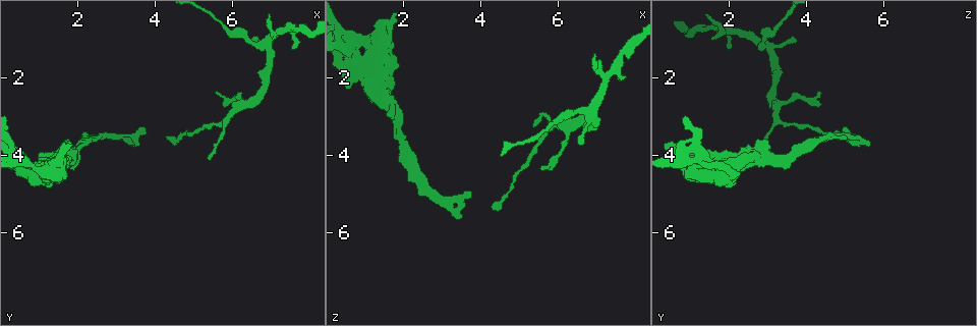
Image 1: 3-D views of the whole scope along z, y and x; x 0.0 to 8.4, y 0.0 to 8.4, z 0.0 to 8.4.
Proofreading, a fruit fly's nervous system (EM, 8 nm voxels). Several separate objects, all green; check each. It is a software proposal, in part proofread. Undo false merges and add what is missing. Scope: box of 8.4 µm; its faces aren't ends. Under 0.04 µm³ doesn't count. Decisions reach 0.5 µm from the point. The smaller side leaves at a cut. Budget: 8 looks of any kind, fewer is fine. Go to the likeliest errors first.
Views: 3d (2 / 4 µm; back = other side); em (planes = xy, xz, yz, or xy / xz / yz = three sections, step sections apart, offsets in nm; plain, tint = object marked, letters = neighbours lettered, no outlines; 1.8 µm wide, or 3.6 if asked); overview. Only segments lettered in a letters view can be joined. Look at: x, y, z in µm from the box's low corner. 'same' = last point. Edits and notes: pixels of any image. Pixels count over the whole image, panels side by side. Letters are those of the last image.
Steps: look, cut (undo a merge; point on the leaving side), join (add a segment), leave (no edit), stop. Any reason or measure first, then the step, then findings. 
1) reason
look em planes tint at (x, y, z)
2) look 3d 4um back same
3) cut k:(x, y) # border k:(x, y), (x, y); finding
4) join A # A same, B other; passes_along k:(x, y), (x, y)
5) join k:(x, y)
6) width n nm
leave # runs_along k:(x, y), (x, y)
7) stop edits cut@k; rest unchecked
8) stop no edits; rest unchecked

branch stops here
look em yz step 16 tint at (0.85, 4.70, 1.90)

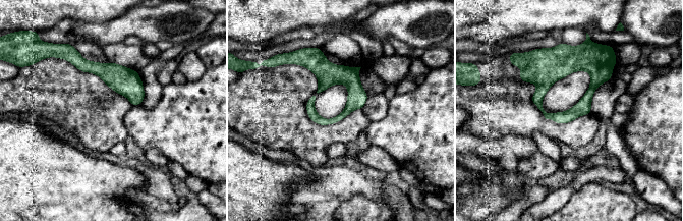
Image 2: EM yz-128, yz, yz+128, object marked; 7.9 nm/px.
look em planes tint same

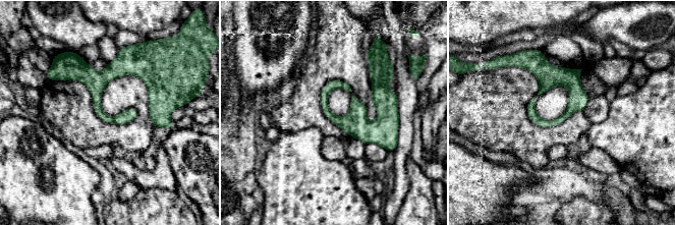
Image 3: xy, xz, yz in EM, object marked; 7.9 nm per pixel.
see the neighbours
look em planes letters same

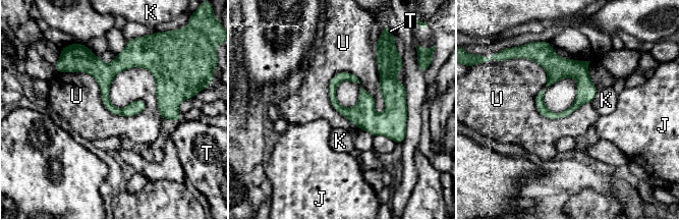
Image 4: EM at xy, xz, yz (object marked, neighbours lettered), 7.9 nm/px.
leave # J other, K other, T other, U other; runs_along 4:(66, 69), (147, 61), (175, 101); none of them fits

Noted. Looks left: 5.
an open end
look 3d 2um at (3.55, 3.80, 5.45)

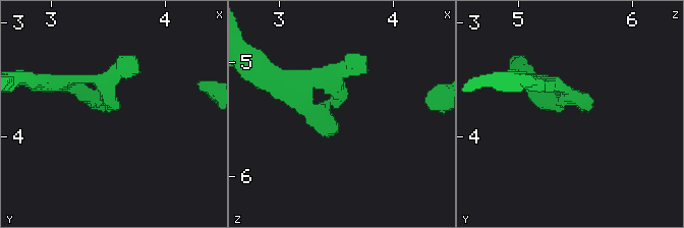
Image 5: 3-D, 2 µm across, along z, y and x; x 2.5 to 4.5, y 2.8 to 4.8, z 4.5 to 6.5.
shape alone is not enough
look em planes plain at (3.50, 3.76, 5.50)

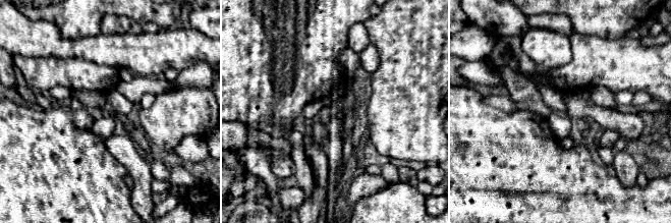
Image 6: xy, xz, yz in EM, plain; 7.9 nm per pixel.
what lies round it
look em planes letters same

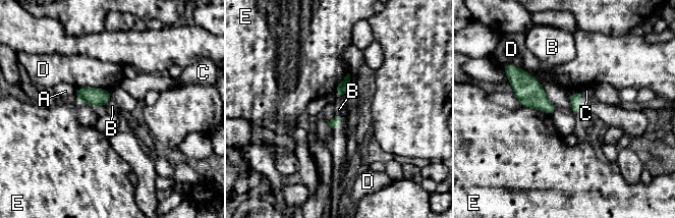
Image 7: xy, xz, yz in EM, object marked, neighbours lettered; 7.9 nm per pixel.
leave # A other, B other, C other, D other, E other; border 7:(536, 78), (547, 98), (557, 108); none of them fits

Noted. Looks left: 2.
tapers out
look em xz step 4 letters at (7.00, 1.05, 1.50)

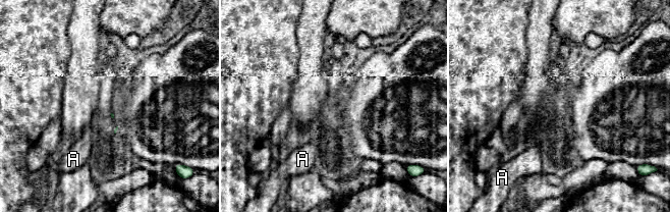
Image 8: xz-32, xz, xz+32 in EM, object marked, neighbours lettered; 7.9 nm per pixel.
look em planes letters same

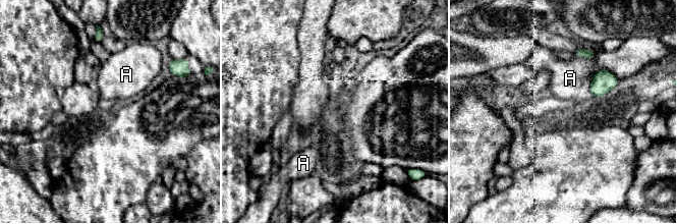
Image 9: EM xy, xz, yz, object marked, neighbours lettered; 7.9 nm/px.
leave # A other; border 9:(591, 78), (607, 69), (618, 79); no lettered segment goes on from it

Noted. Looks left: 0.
stop no edits; rest unchecked

